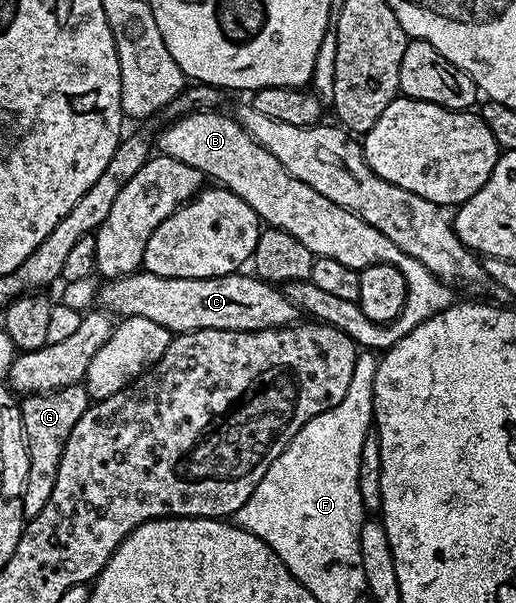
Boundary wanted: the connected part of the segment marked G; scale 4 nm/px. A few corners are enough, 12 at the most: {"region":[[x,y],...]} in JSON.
{"region":[[83,384],[19,398],[30,459],[18,498],[46,507],[66,439],[89,404]]}

